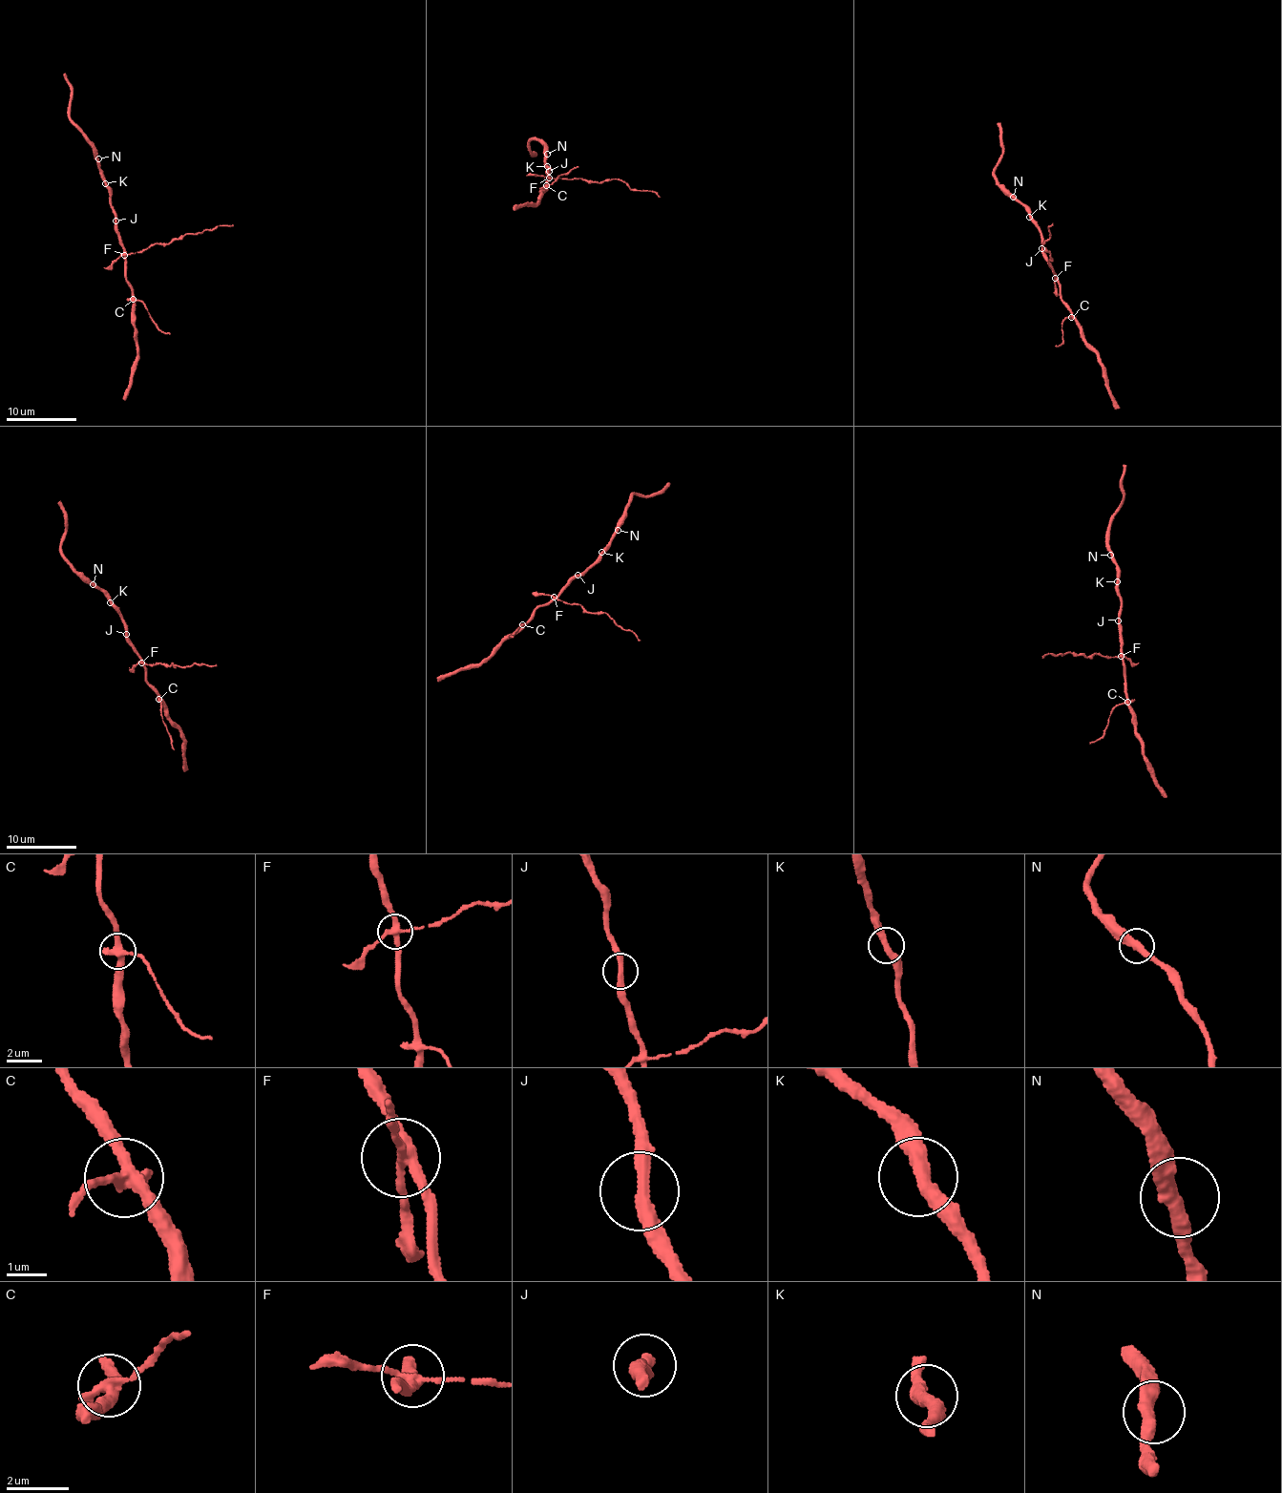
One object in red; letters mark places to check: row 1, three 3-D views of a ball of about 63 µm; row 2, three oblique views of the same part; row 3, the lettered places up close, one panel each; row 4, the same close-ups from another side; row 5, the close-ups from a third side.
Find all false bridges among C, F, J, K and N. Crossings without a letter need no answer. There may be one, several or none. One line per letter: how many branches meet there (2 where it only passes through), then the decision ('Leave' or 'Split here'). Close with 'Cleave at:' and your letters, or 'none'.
C: Branches: 3. Split here
F: Branches: 4. Split here
J: Branches: 2. Leave
K: Branches: 2. Leave
N: Branches: 2. Leave
Cleave at: C, F

